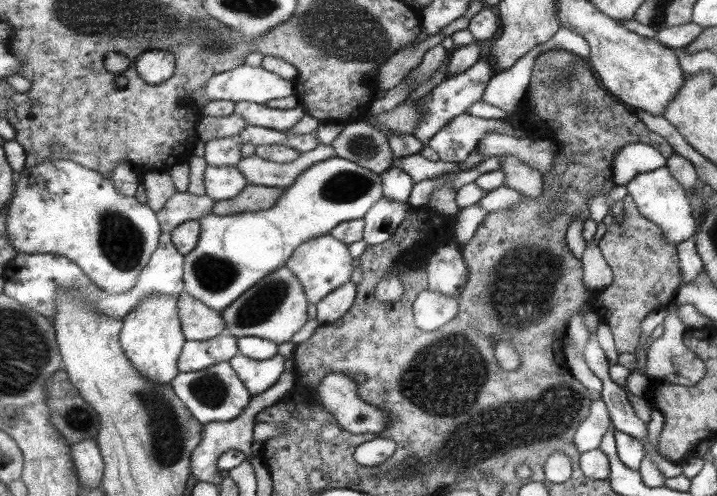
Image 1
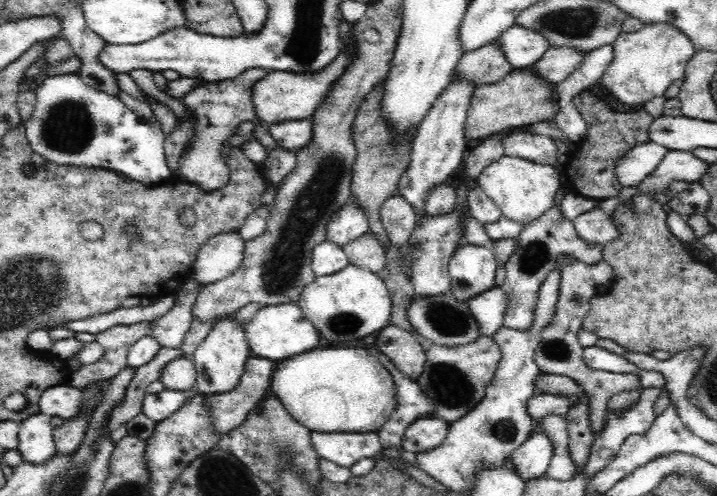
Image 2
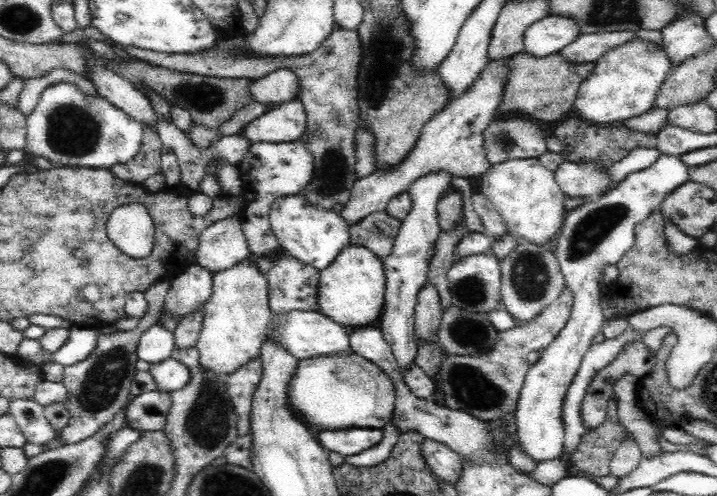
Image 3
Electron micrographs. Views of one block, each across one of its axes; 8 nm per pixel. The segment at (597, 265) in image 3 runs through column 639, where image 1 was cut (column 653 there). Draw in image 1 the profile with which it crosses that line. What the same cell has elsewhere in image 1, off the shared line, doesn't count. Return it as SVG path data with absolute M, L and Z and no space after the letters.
M661 166L657 170L651 172L643 172L637 174L627 182L625 186L627 195L633 200L639 214L643 218L653 222L655 226L659 226L659 230L663 232L665 242L676 246L677 242L683 242L693 235L695 230L695 219L691 215L691 205L687 192L676 182L672 173L667 170L666 166Z

